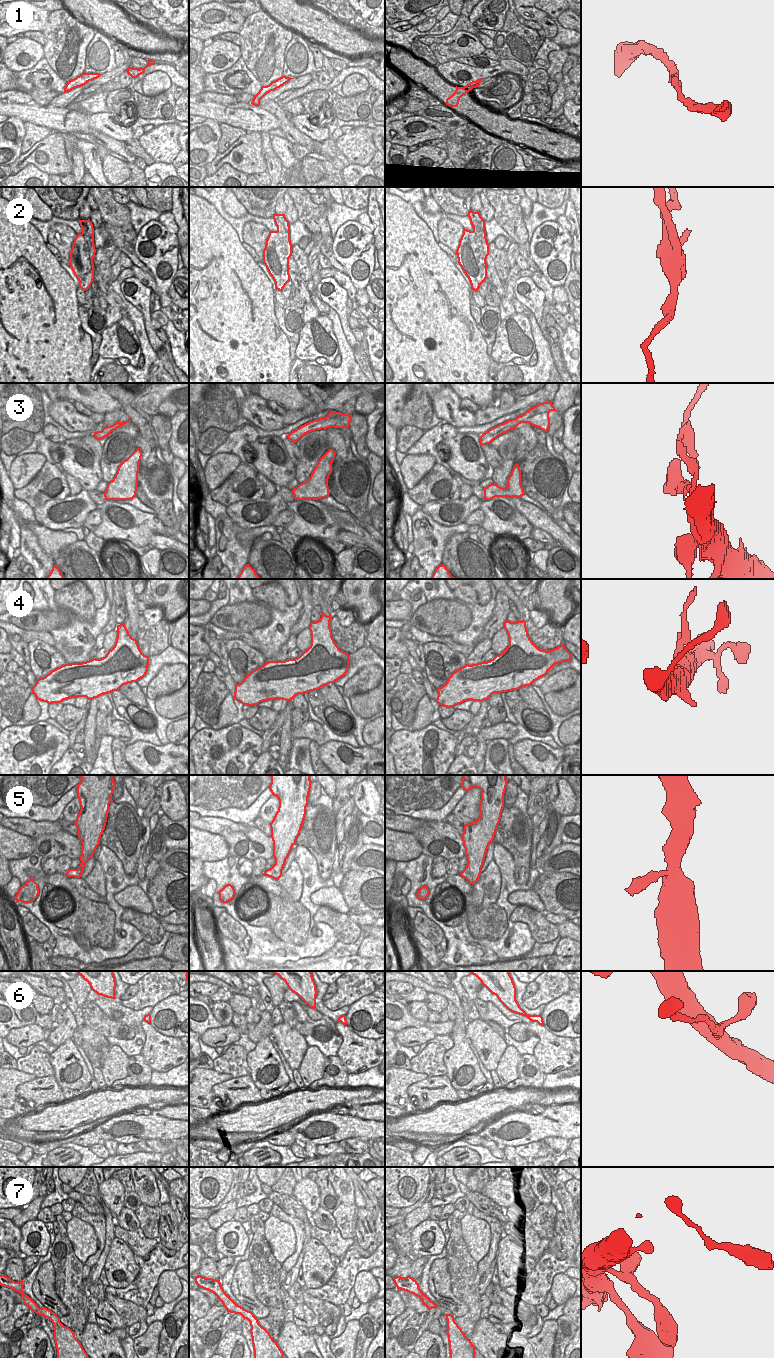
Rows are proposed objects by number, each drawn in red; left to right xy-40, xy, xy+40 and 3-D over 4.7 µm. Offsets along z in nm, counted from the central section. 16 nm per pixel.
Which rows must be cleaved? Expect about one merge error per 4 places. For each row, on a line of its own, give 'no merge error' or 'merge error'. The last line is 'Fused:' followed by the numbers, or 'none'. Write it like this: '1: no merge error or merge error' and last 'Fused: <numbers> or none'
1: no merge error
2: merge error
3: no merge error
4: merge error
5: no merge error
6: no merge error
7: no merge error
Fused: 2, 4

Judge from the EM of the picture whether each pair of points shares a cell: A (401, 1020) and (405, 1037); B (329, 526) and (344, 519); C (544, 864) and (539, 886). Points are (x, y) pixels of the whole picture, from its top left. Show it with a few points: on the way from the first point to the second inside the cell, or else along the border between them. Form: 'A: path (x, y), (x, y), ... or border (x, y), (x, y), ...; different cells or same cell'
A: border (428, 1027), (407, 1026), (396, 1032); different cells
B: border (326, 506), (329, 514), (341, 529); different cells
C: border (566, 871), (541, 872); different cells

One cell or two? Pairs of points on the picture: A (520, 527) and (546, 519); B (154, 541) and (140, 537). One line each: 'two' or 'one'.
A: two
B: two

